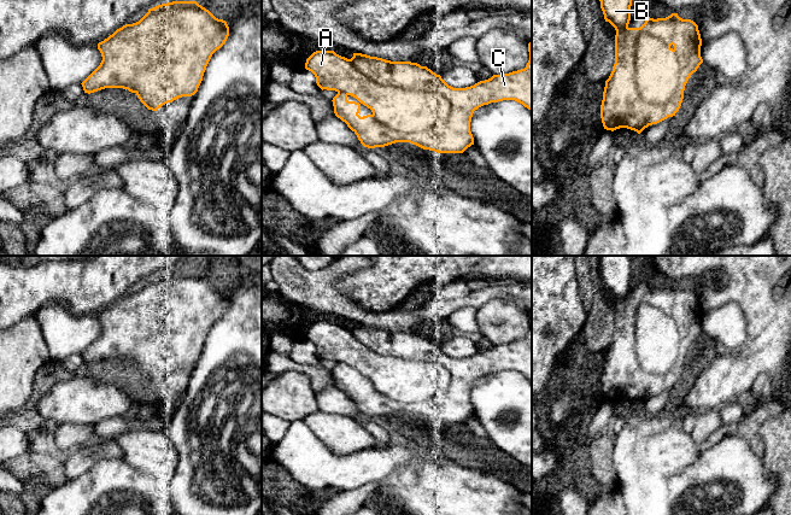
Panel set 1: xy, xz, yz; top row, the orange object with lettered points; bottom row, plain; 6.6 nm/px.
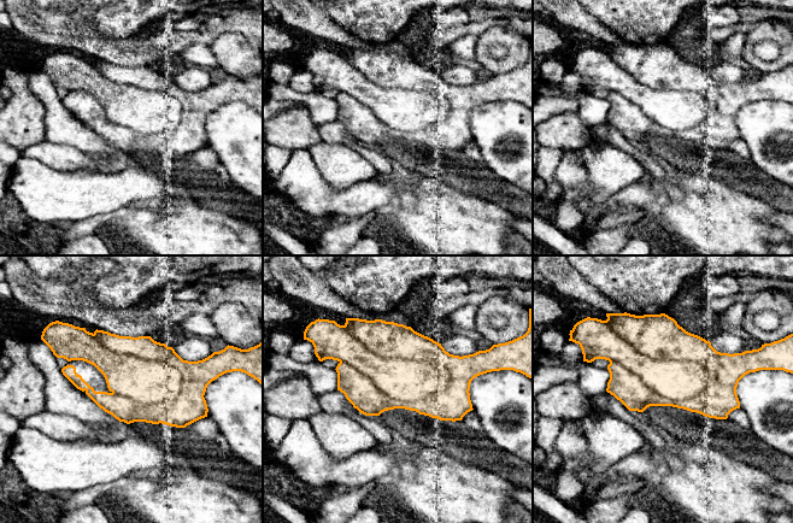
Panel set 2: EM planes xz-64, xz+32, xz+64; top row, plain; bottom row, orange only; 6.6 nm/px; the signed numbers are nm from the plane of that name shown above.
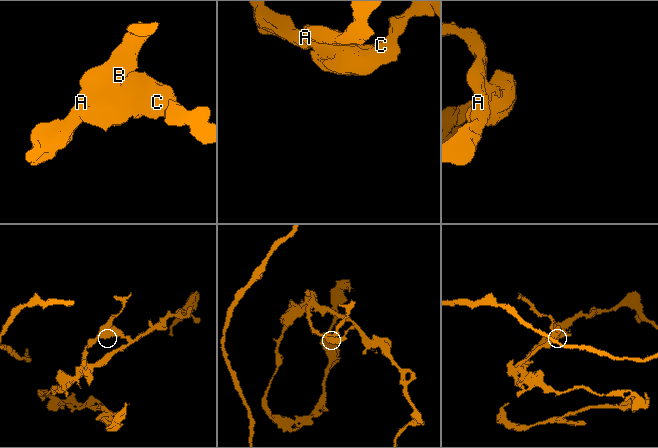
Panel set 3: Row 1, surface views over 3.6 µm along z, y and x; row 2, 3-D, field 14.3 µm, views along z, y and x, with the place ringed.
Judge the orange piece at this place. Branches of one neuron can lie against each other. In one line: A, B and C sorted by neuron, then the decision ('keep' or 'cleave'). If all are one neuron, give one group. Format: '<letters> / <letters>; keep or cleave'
A B / C; cleave

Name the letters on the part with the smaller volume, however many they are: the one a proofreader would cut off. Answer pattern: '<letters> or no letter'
A, B

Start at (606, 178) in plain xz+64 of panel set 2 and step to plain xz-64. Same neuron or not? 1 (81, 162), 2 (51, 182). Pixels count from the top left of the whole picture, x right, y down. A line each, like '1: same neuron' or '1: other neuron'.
1: same neuron
2: other neuron

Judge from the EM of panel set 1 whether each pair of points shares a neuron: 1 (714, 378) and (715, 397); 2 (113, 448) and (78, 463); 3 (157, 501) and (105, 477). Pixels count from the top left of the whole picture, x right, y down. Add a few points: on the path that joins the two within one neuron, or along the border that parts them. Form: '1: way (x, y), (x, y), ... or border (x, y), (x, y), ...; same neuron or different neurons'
1: way (714, 382), (714, 392); same neuron
2: way (105, 449), (87, 456); same neuron
3: way (144, 493), (128, 487), (118, 487); same neuron

